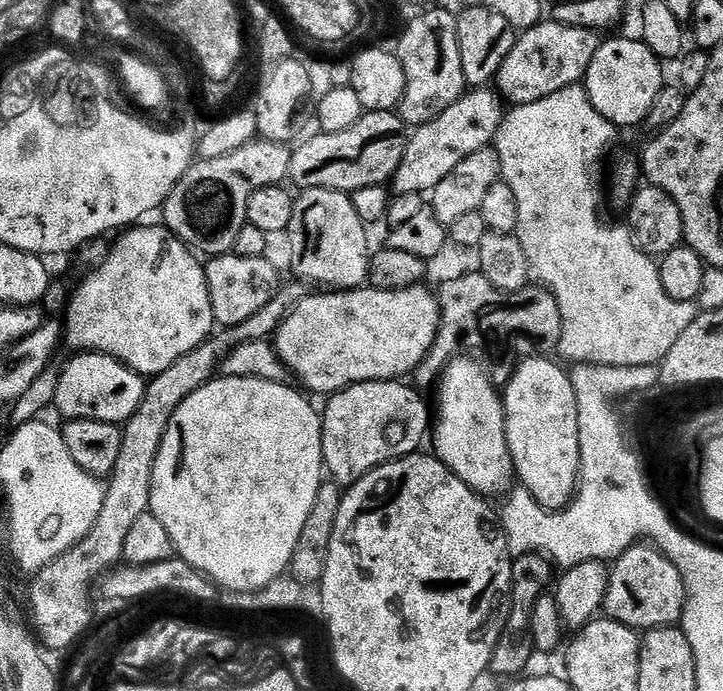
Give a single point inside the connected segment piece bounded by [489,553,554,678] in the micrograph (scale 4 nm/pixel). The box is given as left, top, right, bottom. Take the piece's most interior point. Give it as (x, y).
(532, 573)

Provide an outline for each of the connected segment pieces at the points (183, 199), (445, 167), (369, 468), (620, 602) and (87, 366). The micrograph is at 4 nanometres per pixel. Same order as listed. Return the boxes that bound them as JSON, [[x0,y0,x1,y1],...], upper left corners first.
[[162,138,292,257],[392,88,506,195],[322,380,430,486],[603,542,685,630],[54,351,146,426]]

